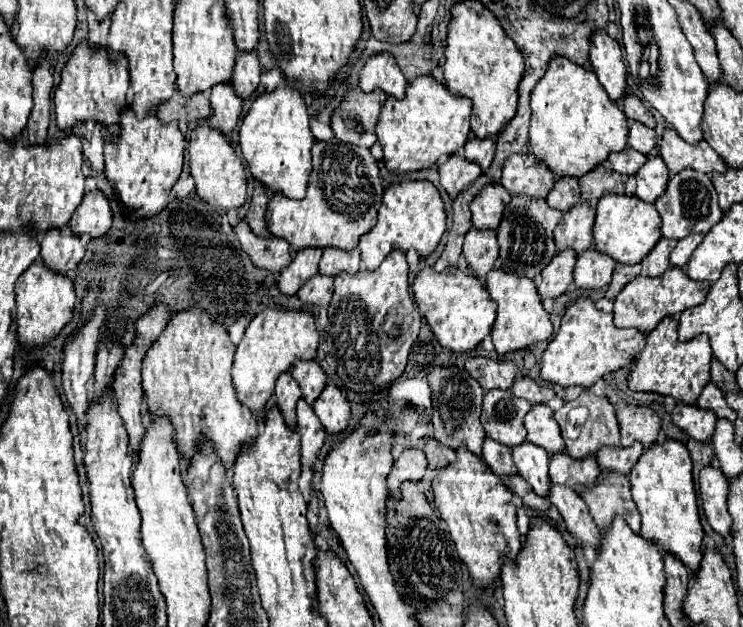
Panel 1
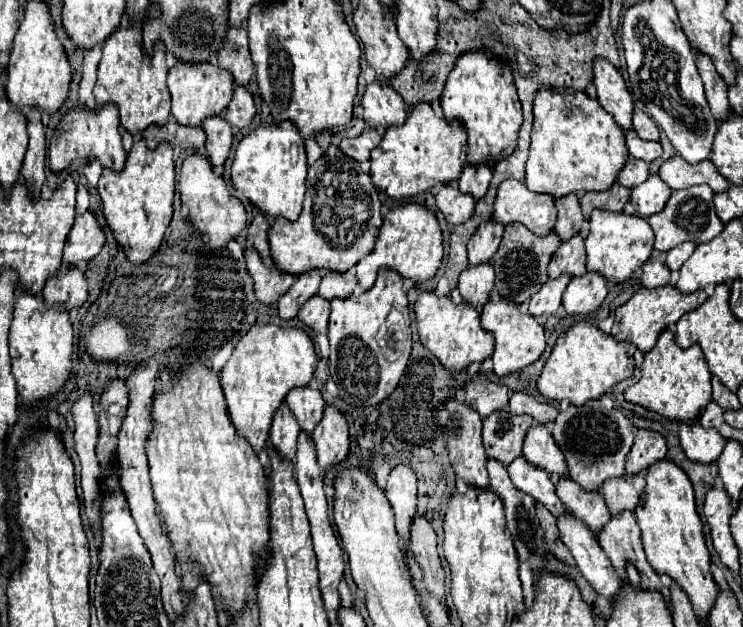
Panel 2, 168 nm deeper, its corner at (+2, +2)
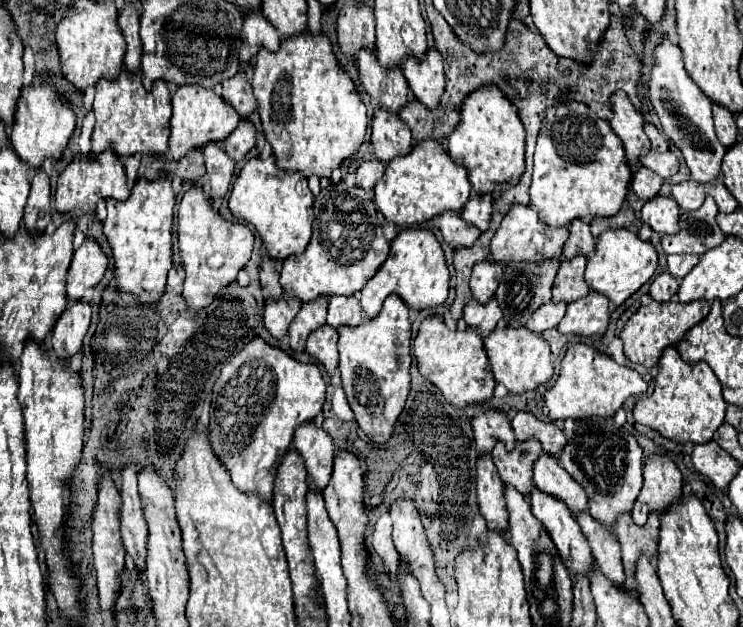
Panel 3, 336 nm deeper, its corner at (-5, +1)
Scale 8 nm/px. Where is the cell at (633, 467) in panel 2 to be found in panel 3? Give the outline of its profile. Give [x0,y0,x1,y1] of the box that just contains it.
[631,456,683,526]

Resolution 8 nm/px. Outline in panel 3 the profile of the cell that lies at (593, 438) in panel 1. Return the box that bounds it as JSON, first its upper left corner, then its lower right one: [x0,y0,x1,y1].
[559,418,643,526]

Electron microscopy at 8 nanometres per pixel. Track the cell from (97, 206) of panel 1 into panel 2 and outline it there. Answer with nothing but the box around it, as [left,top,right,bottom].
[62,211,104,267]

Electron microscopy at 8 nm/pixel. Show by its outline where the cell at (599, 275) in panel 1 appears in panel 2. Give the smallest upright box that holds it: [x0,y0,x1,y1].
[562,273,606,315]

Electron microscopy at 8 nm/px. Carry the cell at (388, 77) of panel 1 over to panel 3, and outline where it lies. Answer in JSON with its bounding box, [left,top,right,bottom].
[371,106,413,162]

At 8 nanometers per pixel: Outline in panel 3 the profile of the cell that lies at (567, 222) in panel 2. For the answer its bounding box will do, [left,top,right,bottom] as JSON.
[563,218,595,258]

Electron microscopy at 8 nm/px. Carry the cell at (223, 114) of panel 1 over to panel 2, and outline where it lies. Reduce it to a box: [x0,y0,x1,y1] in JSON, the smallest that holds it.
[202,117,232,167]

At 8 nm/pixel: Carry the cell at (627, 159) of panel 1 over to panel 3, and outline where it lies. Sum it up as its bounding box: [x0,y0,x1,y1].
[631,168,663,200]

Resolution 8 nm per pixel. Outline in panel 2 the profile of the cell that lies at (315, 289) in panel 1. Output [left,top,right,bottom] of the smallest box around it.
[298,295,330,333]

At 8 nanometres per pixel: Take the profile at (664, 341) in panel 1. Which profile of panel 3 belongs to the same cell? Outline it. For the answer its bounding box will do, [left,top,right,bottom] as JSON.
[633,346,725,444]

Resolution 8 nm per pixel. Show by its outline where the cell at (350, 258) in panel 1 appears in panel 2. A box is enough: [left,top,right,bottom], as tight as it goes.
[318,269,358,301]

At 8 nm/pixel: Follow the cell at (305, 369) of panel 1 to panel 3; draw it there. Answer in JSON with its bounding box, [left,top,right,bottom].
[293,420,335,490]

